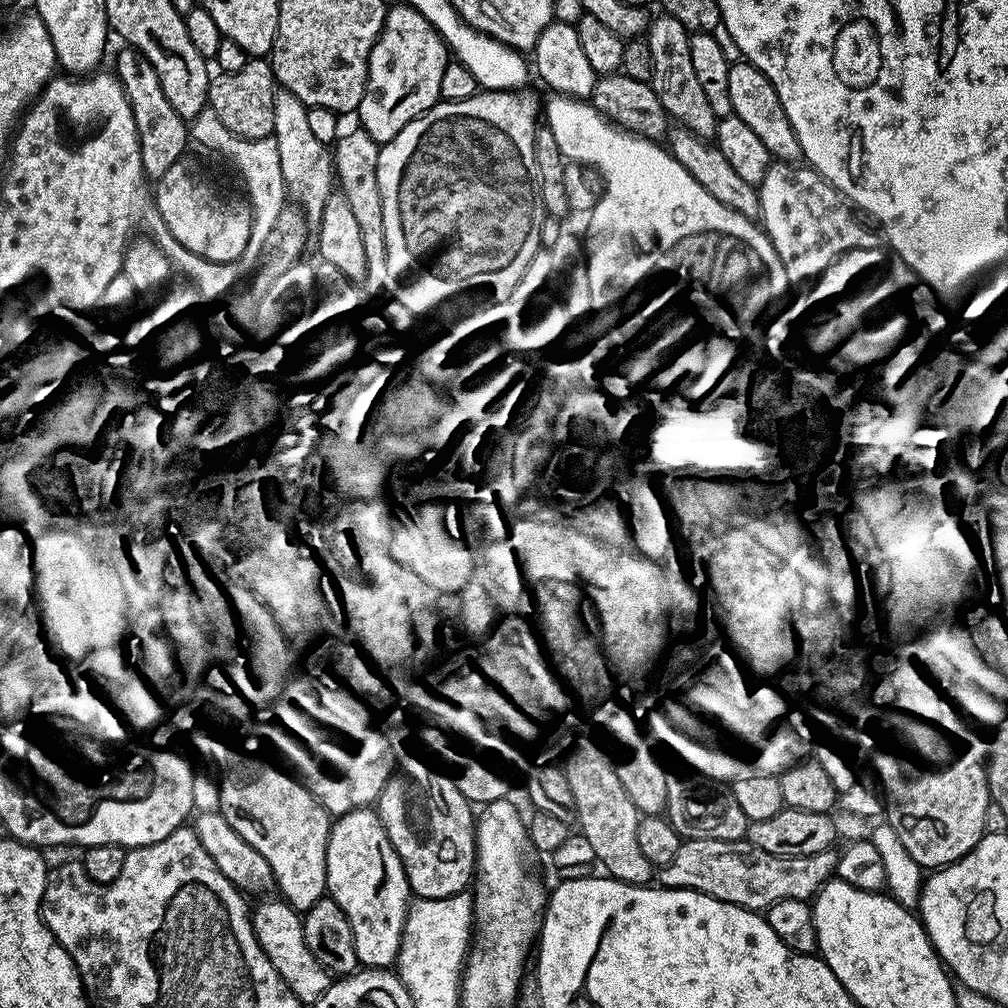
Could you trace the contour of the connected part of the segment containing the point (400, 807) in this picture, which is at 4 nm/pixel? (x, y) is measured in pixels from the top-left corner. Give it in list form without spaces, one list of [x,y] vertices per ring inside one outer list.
[[[407,756],[403,757],[402,770],[393,772],[380,791],[380,821],[404,864],[409,889],[421,900],[445,900],[465,891],[474,880],[474,808],[462,790],[454,786],[447,771],[431,768],[416,756]]]

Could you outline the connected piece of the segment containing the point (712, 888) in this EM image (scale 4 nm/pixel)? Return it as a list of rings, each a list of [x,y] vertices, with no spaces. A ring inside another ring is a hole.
[[[710,838],[685,840],[678,846],[678,854],[674,854],[672,861],[659,865],[658,880],[666,888],[689,888],[695,892],[710,894],[734,906],[766,910],[774,902],[782,902],[786,898],[811,901],[820,887],[836,876],[837,855],[835,847],[818,850],[814,854],[766,854],[766,850],[758,850],[758,846],[754,846],[746,838],[734,842],[718,842]]]

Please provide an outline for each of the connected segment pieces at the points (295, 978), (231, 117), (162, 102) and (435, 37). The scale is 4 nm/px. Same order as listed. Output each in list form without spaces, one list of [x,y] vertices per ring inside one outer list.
[[[264,898],[260,905],[251,909],[252,929],[258,938],[260,948],[266,954],[266,958],[270,958],[270,966],[274,966],[274,970],[278,970],[278,974],[282,978],[282,982],[286,982],[286,986],[300,999],[301,1005],[311,1006],[314,1002],[318,1002],[318,998],[322,998],[322,994],[326,994],[326,990],[334,982],[329,972],[318,962],[318,958],[314,958],[314,954],[310,954],[310,946],[306,946],[306,938],[304,937],[304,922],[301,913],[295,908],[291,908],[289,904],[284,903],[283,899],[268,900],[272,898]]]
[[[252,58],[249,59],[246,66],[237,72],[217,71],[208,77],[208,107],[218,114],[218,119],[230,134],[241,136],[247,140],[257,140],[272,136],[274,130],[274,94],[278,90],[276,76],[272,73],[272,65],[267,59]]]
[[[121,47],[116,56],[114,74],[128,95],[128,101],[134,114],[134,122],[138,130],[140,157],[144,167],[144,175],[149,181],[158,182],[170,170],[170,166],[181,163],[184,147],[190,144],[189,125],[170,106],[170,98],[166,98],[166,90],[162,90],[162,82],[158,78],[158,70],[137,48]]]
[[[400,2],[397,8],[389,7],[384,17],[384,29],[380,31],[380,37],[376,39],[376,45],[372,47],[368,59],[368,81],[358,109],[359,127],[381,146],[392,141],[398,130],[402,130],[402,126],[428,112],[438,103],[442,70],[446,70],[449,59],[450,53],[444,39],[436,33],[434,26],[430,26],[430,22],[426,22],[426,18],[422,18],[422,14],[418,14],[418,10],[408,7],[404,2]]]

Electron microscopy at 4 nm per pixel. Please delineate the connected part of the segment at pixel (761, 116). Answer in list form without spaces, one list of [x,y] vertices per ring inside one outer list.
[[[736,62],[730,67],[730,106],[732,115],[742,118],[754,135],[766,146],[769,157],[780,162],[796,162],[802,153],[798,134],[794,134],[794,126],[790,126],[790,118],[786,118],[786,110],[782,110],[782,102],[778,98],[778,90],[766,78],[762,70],[758,70],[747,62]]]

